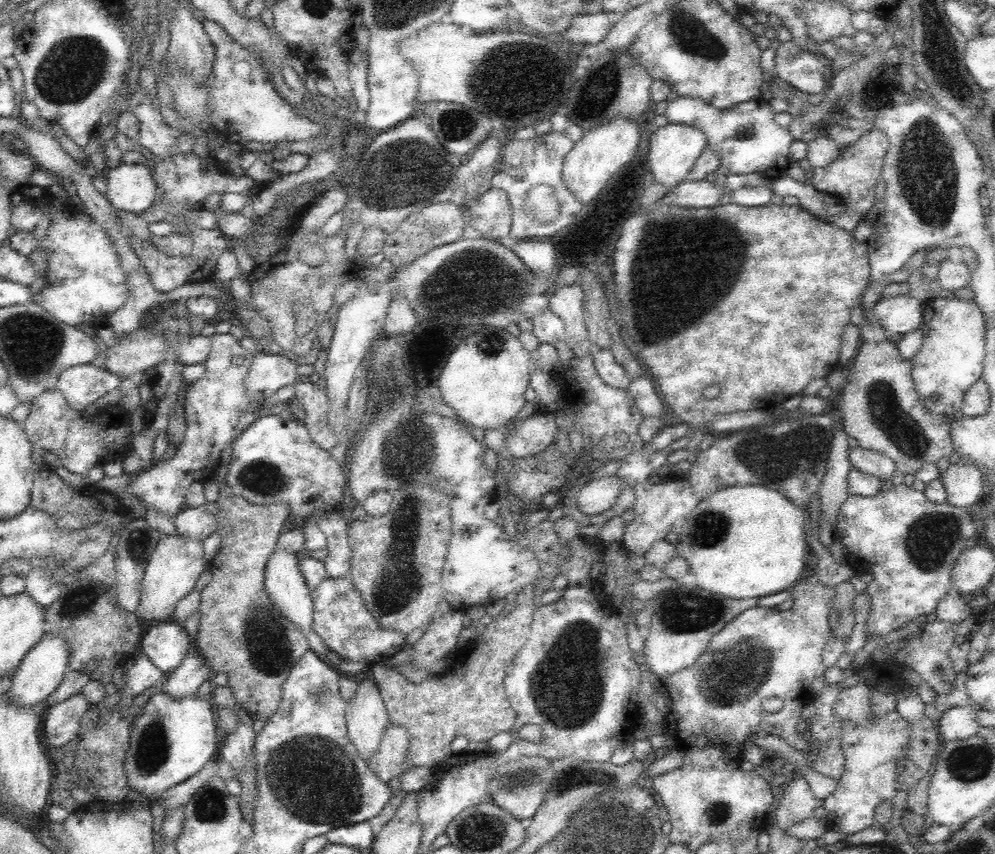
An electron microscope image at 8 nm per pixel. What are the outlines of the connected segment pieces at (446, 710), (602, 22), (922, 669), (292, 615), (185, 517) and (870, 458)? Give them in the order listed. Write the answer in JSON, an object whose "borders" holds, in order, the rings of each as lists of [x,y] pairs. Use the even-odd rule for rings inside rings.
{"borders":[[[[521,591],[516,598],[516,606],[512,612],[506,616],[496,616],[487,626],[479,627],[478,633],[468,644],[455,652],[452,657],[453,662],[450,662],[448,670],[440,676],[429,674],[420,684],[413,684],[398,673],[394,666],[386,667],[384,662],[368,665],[371,678],[376,682],[388,709],[389,722],[404,725],[410,731],[410,750],[408,750],[410,766],[425,766],[434,769],[442,765],[453,755],[450,744],[456,736],[465,736],[469,741],[488,741],[499,732],[510,732],[517,716],[508,701],[503,680],[506,676],[507,664],[528,640],[533,614],[537,609],[535,604],[532,604],[532,592]]],[[[609,12],[574,15],[570,20],[569,28],[567,28],[568,38],[566,40],[572,40],[576,44],[599,45],[613,24],[610,21]]],[[[937,619],[930,624],[922,625],[922,634],[915,640],[905,642],[904,646],[893,654],[893,658],[909,666],[909,670],[918,672],[937,695],[950,694],[953,691],[952,685],[955,684],[954,679],[957,673],[954,671],[954,665],[949,657],[949,650],[957,635],[956,625]]],[[[276,548],[265,567],[265,588],[276,609],[280,610],[293,624],[302,628],[303,632],[308,633],[313,624],[313,599],[299,568],[300,557],[301,554],[292,550]]],[[[203,505],[199,507],[185,506],[173,517],[177,534],[184,538],[193,538],[202,542],[218,530],[215,516]]],[[[858,446],[850,449],[848,456],[854,469],[874,475],[880,480],[892,479],[896,472],[895,462],[879,452]]]]}

